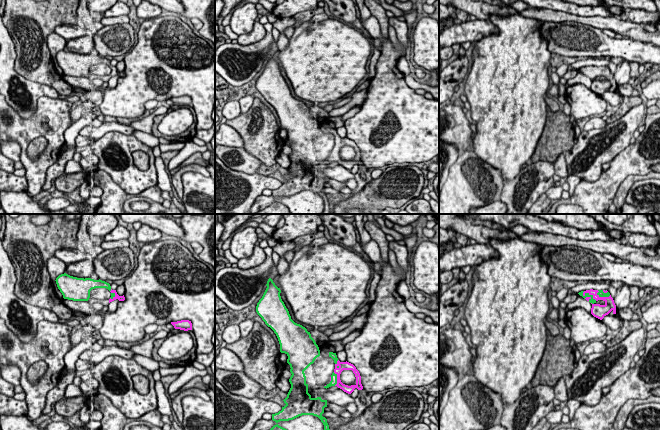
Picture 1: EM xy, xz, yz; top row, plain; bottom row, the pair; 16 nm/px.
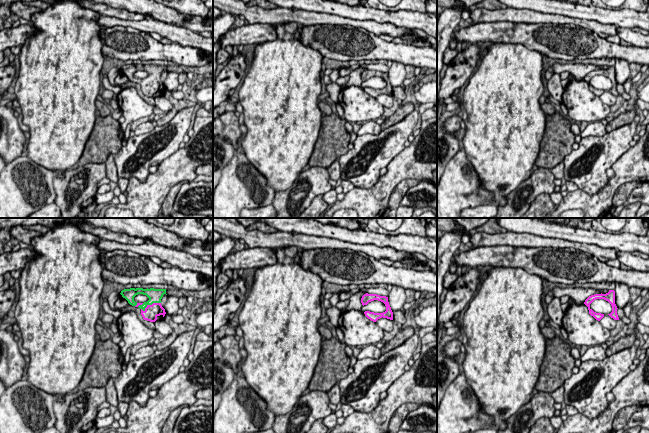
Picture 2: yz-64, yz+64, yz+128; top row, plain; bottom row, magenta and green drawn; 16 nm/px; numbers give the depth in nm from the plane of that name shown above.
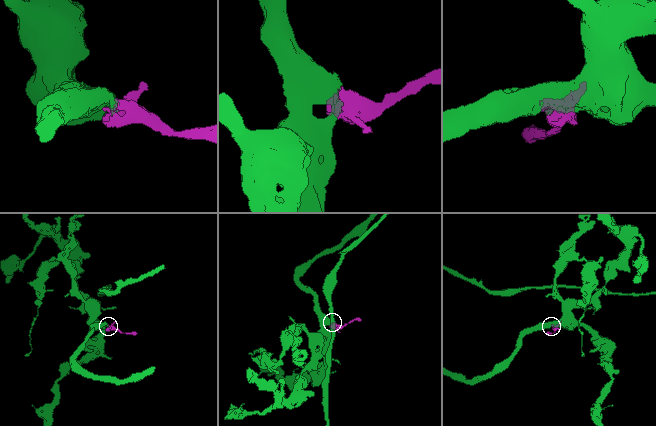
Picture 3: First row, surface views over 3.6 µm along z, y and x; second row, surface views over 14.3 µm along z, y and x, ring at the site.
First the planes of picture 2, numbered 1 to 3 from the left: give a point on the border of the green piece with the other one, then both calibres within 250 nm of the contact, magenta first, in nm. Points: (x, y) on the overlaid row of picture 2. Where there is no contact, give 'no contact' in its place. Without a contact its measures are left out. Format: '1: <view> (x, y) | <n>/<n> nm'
1: yz-64 (150, 305) | 240/220 nm
2: no contact
3: no contact

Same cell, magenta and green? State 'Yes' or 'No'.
Yes

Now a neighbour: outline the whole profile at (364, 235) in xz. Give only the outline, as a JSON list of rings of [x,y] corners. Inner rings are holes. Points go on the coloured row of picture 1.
[[[355,214],[354,216],[357,230],[359,231],[359,234],[360,234],[360,238],[361,238],[360,241],[362,245],[366,244],[367,242],[371,240],[369,233],[364,228],[363,215],[364,214]]]

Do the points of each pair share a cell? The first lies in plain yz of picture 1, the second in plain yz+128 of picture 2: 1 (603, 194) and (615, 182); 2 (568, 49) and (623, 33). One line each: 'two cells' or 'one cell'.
1: one cell
2: two cells

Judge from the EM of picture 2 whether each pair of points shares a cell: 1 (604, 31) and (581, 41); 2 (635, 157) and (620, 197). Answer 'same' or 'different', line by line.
1: different
2: different

